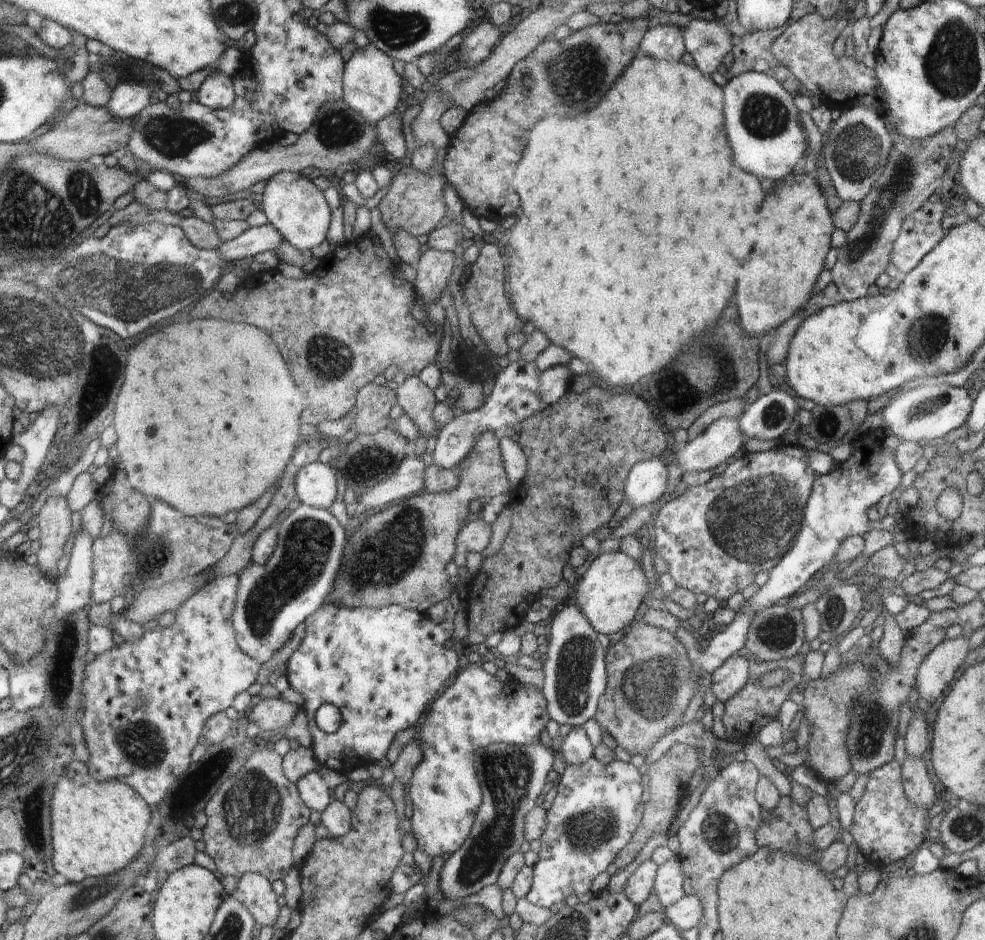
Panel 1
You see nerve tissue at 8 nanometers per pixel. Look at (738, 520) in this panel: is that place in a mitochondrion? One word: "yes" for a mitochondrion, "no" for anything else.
yes

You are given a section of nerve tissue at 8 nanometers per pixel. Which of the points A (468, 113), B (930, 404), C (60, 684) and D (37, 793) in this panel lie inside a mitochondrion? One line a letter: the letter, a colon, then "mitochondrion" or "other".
A: other
B: mitochondrion
C: mitochondrion
D: mitochondrion

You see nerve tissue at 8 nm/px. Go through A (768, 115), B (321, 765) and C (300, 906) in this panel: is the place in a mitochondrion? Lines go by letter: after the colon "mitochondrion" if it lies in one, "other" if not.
A: mitochondrion
B: other
C: other

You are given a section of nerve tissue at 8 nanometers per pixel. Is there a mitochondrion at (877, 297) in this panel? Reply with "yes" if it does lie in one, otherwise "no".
no

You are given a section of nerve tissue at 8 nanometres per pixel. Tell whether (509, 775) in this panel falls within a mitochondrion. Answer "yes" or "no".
yes

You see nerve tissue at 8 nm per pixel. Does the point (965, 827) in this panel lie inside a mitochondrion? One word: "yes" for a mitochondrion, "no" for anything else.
yes

